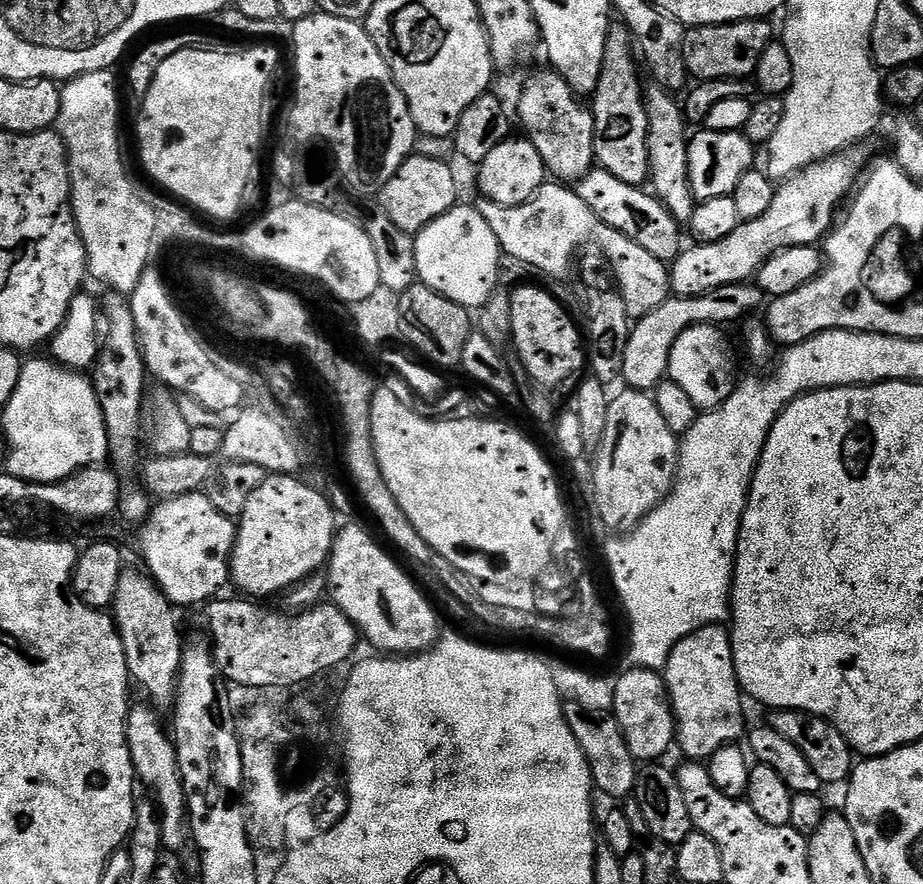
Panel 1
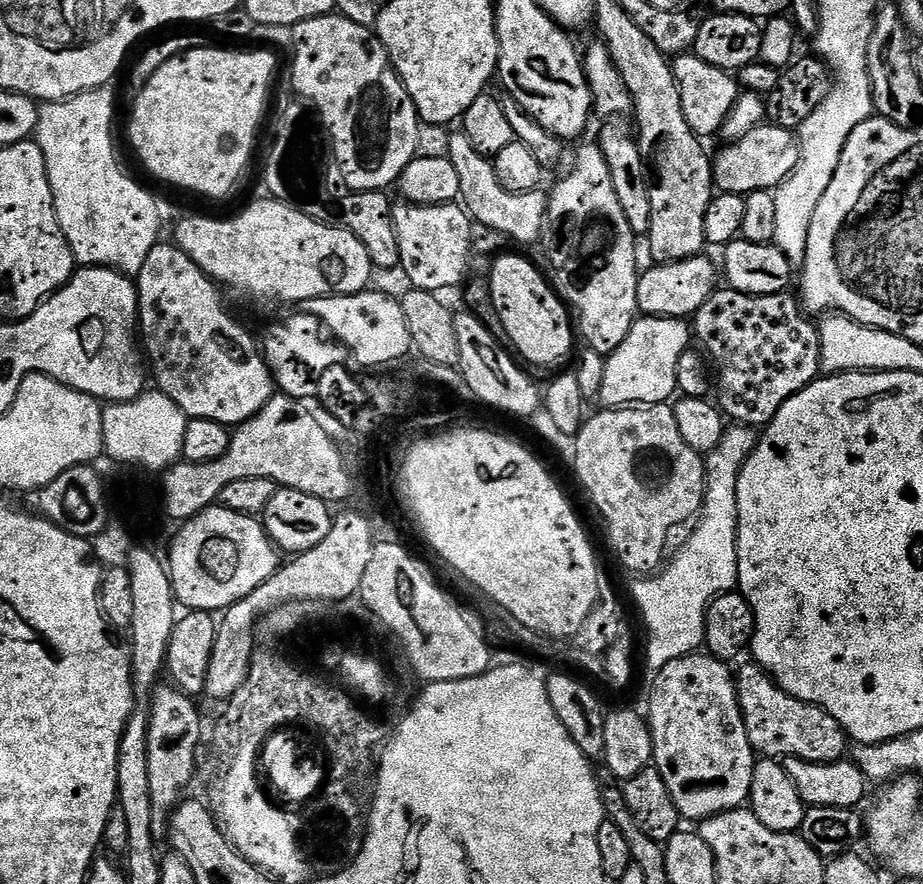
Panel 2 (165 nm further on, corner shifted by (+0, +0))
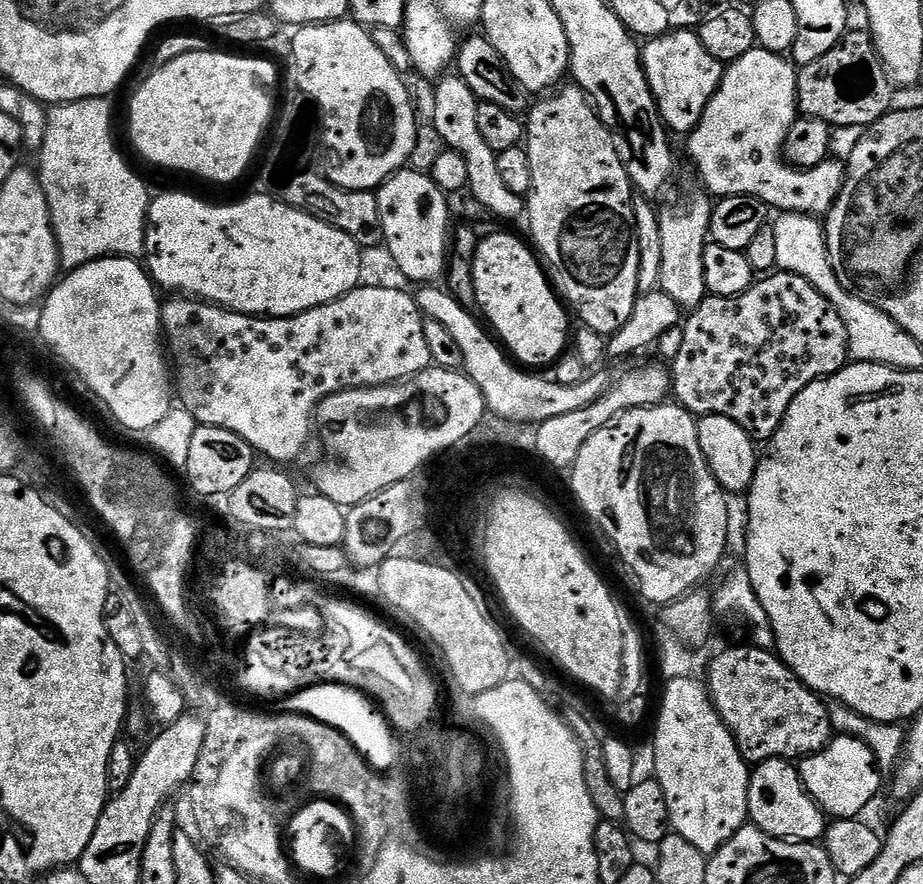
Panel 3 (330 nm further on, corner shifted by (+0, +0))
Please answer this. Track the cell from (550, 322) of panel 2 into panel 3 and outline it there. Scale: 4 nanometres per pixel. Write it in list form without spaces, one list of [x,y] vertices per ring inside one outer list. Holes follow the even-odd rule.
[[[496,232],[493,236],[485,235],[481,239],[474,258],[476,308],[484,311],[483,319],[490,325],[499,343],[521,365],[540,370],[543,364],[554,363],[567,344],[569,347],[569,313],[557,289],[550,283],[537,253],[525,244],[508,232]]]

